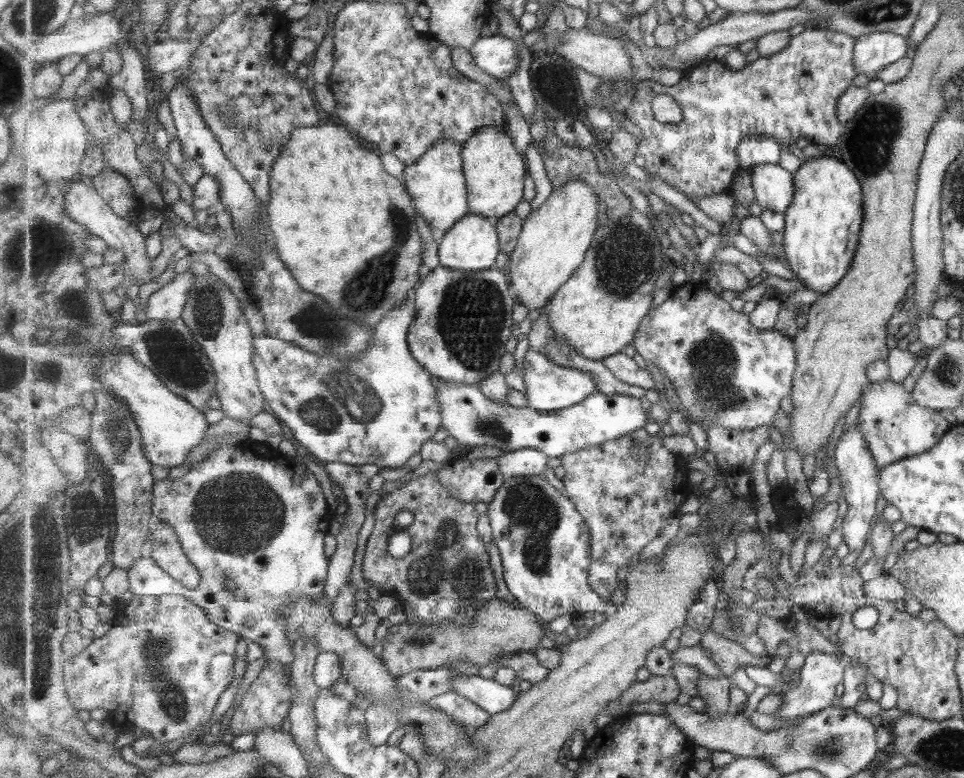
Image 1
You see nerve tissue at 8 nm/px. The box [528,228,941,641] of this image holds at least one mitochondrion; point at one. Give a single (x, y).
(712, 361)

